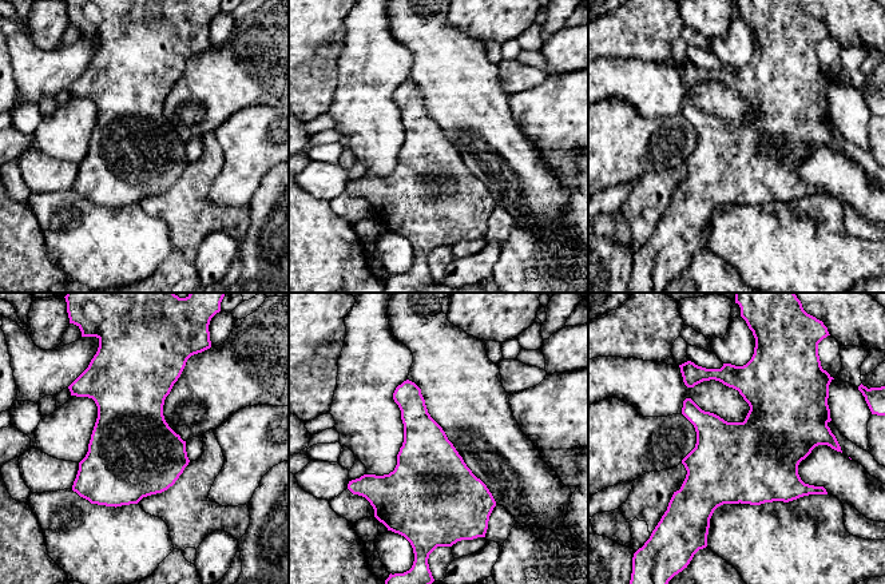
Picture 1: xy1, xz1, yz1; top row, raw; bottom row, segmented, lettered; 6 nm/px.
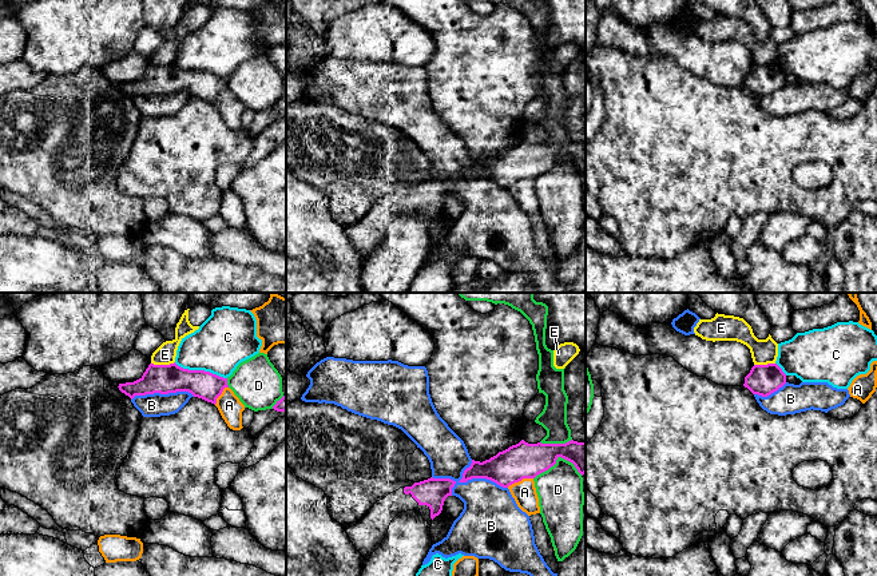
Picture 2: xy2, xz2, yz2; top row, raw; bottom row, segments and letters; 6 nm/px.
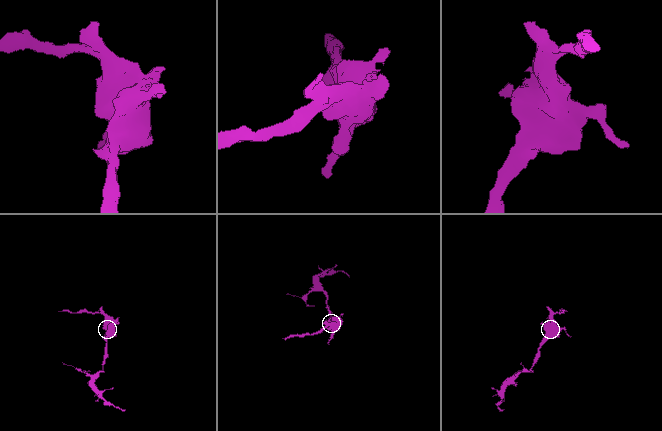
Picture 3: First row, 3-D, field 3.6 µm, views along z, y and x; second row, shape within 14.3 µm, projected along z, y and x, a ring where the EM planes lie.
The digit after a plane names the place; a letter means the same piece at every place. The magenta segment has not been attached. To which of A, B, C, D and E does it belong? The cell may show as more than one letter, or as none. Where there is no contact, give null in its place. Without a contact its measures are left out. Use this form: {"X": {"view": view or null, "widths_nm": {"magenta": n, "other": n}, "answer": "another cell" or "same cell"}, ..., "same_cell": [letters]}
{"A": {"view": "xz2", "widths_nm": {"magenta": 220, "other": 140}, "answer": "another cell"}, "B": {"view": "xz2", "widths_nm": {"magenta": 200, "other": 320}, "answer": "another cell"}, "C": {"view": "xy2", "widths_nm": {"magenta": 180, "other": 340}, "answer": "another cell"}, "D": {"view": "xz2", "widths_nm": {"magenta": 220, "other": 280}, "answer": "another cell"}, "E": {"view": "xy2", "widths_nm": {"magenta": 180, "other": 120}, "answer": "another cell"}, "same_cell": []}

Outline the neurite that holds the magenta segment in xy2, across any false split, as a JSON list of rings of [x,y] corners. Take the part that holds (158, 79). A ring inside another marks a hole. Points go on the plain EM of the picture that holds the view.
[[[150,64],[143,76],[134,82],[119,84],[119,91],[131,100],[135,96],[168,95],[189,92],[194,98],[217,104],[217,99],[225,88],[229,88],[227,79],[219,78],[205,71],[189,71],[178,67]]]

